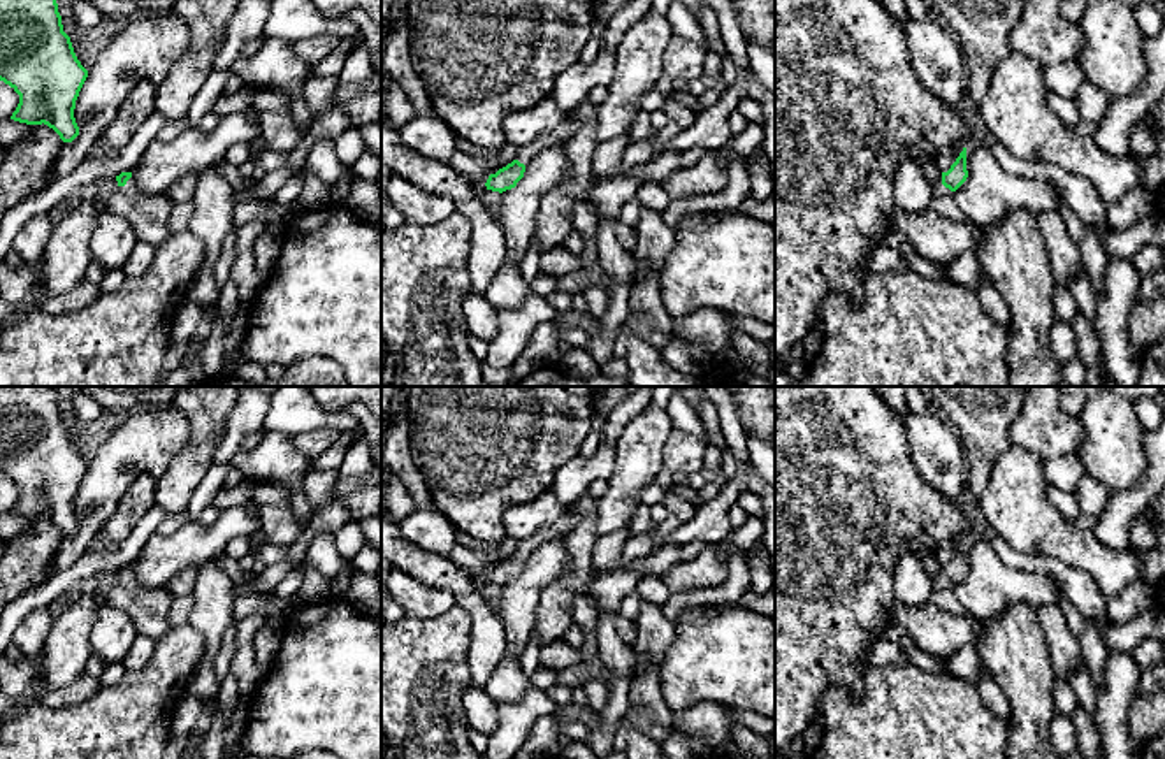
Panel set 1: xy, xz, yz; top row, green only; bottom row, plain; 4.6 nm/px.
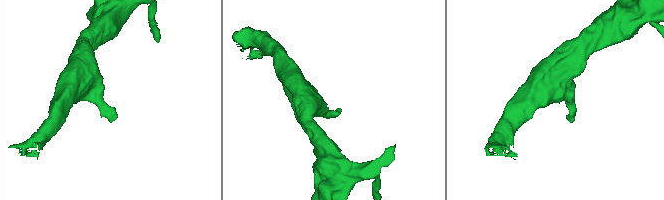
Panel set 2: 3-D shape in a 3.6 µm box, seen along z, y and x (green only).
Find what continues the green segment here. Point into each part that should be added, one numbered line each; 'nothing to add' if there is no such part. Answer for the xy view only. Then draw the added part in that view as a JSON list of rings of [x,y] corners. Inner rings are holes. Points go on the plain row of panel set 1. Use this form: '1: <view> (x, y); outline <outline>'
1: xy (148, 608); outline [[[132,566],[127,578],[118,580],[111,589],[105,604],[125,611],[132,618],[139,634],[158,640],[172,629],[169,622],[169,608],[172,601],[174,597],[165,587],[142,587],[135,580]]]

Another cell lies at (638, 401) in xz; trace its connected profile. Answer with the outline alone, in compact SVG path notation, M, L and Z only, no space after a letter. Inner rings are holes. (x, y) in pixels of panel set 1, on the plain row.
M638 387L627 399L617 404L606 416L606 425L601 430L601 441L617 445L622 430L650 408L652 392L647 387Z

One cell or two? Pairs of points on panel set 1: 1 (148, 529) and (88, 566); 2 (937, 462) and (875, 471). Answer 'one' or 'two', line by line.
1: one
2: two

